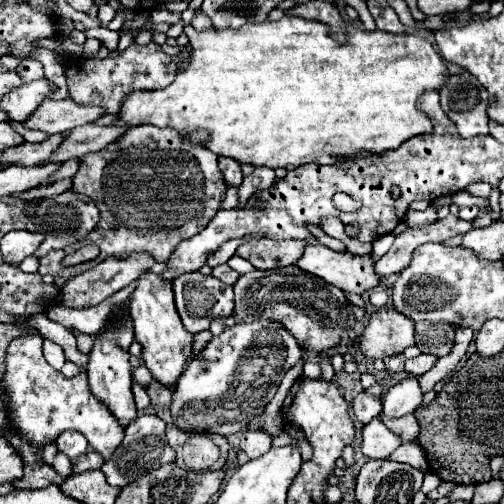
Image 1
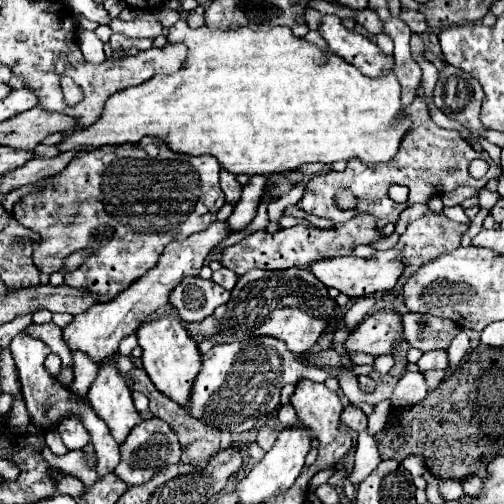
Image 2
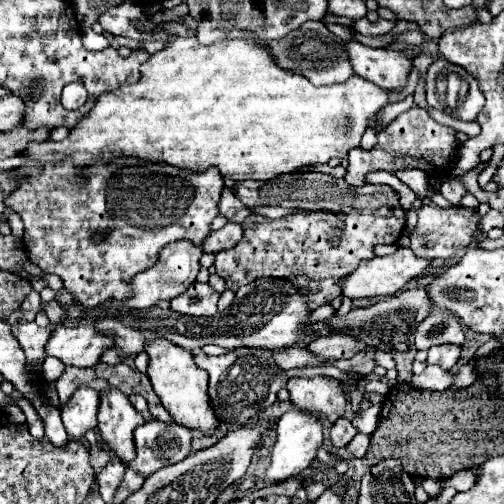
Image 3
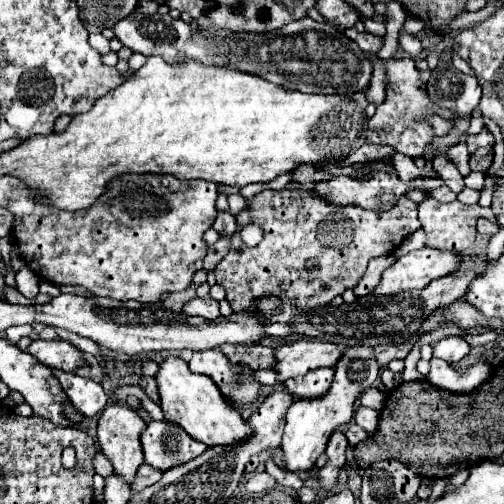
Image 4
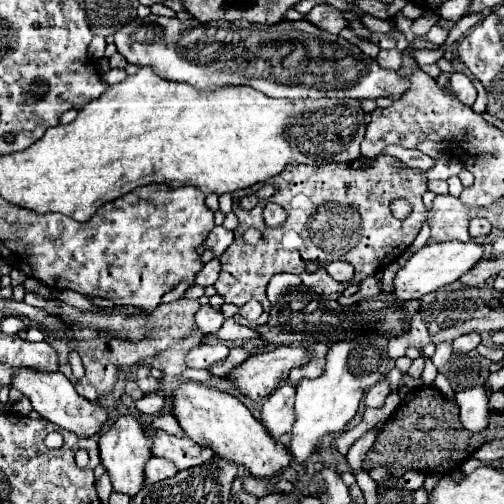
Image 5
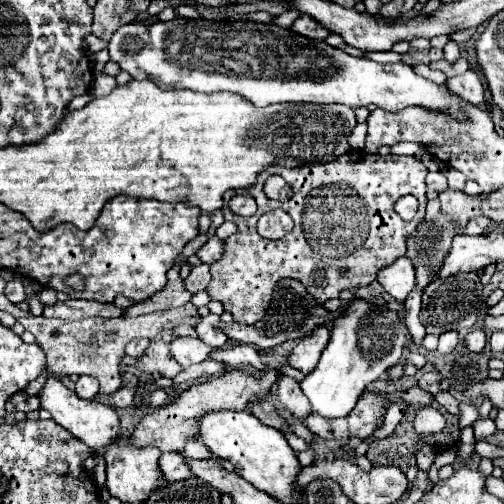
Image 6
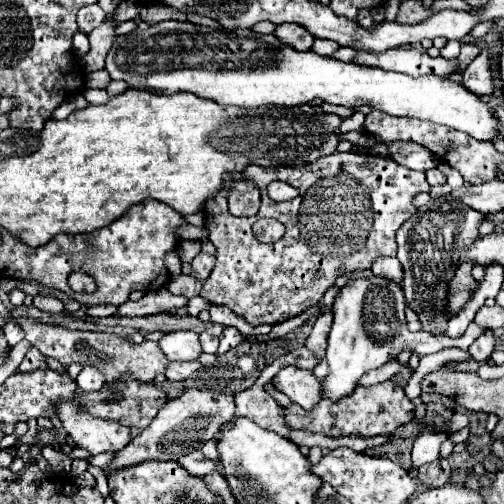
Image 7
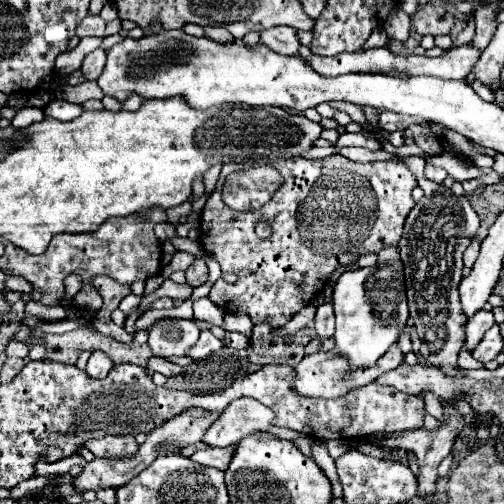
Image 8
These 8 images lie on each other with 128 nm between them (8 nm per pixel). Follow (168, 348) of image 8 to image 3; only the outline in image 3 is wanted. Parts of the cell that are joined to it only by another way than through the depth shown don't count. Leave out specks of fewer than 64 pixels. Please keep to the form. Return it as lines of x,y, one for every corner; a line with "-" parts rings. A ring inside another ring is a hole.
236,348
222,356
206,356
204,352
194,356
198,368
204,368
210,376
210,402
218,418
232,426
244,426
254,418
260,408
268,408
276,402
276,392
286,386
284,370
272,362
272,350
262,348

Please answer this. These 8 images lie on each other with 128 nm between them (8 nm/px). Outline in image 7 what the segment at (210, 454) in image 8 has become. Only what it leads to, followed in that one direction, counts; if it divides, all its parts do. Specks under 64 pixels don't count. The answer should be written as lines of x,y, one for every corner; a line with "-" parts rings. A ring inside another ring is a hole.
200,450
182,456
182,458
178,460
178,464
180,464
182,468
186,468
186,470
188,470
190,474
194,474
194,476
206,476
206,474
210,474
210,472
216,470
216,462
210,460
210,458
206,458

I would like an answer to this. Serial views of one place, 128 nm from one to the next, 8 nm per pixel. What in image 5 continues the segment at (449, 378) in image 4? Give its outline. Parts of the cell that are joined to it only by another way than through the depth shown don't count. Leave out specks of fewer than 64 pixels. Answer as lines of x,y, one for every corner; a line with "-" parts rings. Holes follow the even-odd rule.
450,342
438,344
438,346
436,346
436,352
434,352
434,356
432,356
434,366
436,366
436,368
444,366
444,362
450,358
450,354
452,354
452,344
450,344

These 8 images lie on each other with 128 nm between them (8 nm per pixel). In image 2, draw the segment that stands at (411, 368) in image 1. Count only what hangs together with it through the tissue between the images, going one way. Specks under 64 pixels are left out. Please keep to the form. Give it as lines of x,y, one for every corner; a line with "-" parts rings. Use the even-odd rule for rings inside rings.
446,350
426,352
418,360
420,372
426,372
426,370
448,370
448,366
450,366
450,362
448,362
448,352

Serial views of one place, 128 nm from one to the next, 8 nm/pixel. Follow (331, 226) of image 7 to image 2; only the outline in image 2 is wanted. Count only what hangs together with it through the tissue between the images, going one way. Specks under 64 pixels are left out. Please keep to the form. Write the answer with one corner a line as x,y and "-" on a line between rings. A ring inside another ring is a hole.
358,214
352,220
348,220
344,224
336,224
330,230
322,230
322,228
316,228
308,222
302,222
292,228
282,228
274,234
270,234
266,230
258,230
258,232
248,234
238,244
224,248
220,264
224,268
236,272
238,278
254,268
260,268
260,270
286,270
286,268
310,270
310,264
316,260
336,258
336,256
352,256
356,246
372,244
372,242
380,240
382,236
384,236
382,230
376,228
376,218
368,216
368,214

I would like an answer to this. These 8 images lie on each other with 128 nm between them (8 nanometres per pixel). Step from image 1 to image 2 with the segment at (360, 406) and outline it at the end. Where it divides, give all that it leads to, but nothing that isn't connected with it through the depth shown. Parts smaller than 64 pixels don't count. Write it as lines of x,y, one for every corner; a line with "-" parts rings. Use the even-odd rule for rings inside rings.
346,406
342,416
340,416
342,424
354,432
364,432
366,430
366,414
354,406

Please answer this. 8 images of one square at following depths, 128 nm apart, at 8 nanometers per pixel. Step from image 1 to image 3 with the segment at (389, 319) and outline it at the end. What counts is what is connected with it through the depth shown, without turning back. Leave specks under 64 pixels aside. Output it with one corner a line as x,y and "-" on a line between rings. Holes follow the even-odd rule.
332,334
332,336
322,336
314,338
306,350
312,352
320,362
334,362
334,360
348,360
360,350
364,350
366,344
358,342
352,336
346,334

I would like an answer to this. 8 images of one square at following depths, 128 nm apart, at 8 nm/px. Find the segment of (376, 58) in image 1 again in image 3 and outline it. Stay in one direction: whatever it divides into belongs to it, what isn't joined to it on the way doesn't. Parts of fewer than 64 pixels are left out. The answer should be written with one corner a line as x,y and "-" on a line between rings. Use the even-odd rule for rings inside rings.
178,36
172,44
168,44
164,50
152,54
142,64
142,78
136,84
128,84
128,86
124,86
116,92
106,92
104,96
100,96
100,100
96,100
96,108
92,108
92,112
88,112
88,116
84,116
84,120
80,120
80,124
70,130
68,138
64,138
62,142
54,142
54,140
32,142
32,144
28,144
28,148
22,154
30,156
32,160
36,160
40,164
44,164
44,162
58,164
58,162
70,160
76,168
78,166
92,166
98,160
110,162
110,160
116,160
124,154
124,156
148,160
148,162
168,162
168,164
174,164
176,168
184,168
184,170
206,170
210,166
216,166
218,172
224,178
232,178
234,182
240,182
240,180
272,180
280,174
296,172
298,168
308,166
308,164
324,164
324,162
328,162
330,158
336,158
336,156
344,158
350,148
360,146
360,138
362,138
364,130
368,128
368,118
374,116
386,104
388,104
388,92
378,88
376,84
360,78
360,76
352,76
344,84
332,84
332,86
316,88
304,76
280,70
274,64
268,48
264,44
260,44
258,40
248,40
248,38
246,40
244,38
240,38
240,40
220,40
212,46
202,46
196,36
188,36
188,38

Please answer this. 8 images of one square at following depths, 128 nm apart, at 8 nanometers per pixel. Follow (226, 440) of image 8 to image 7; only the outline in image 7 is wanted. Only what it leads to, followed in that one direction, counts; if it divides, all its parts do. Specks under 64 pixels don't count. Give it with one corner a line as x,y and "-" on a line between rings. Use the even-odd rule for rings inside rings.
256,380
248,390
236,394
236,414
230,424
234,424
234,420
240,416
254,420
264,430
278,432
280,436
286,436
290,432
284,422
282,406
264,390
264,384
260,380

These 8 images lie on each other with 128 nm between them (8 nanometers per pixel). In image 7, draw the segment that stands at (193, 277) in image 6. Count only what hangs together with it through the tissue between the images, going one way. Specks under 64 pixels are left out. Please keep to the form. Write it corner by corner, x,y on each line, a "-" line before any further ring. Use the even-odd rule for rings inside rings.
172,276
170,282
166,284
166,288
172,292
172,294
180,294
180,296
186,296
186,298
192,298
192,296
198,296
200,290
202,290
204,284
200,284
198,280
194,280
192,276

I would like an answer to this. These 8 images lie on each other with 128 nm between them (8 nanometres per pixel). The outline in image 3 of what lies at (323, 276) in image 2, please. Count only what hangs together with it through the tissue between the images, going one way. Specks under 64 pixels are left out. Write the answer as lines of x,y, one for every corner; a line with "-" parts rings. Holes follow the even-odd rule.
398,248
392,256
384,258
372,258
364,264
360,264
348,278
344,278
342,294
348,298
374,298
374,296
392,296
400,288
406,286
408,280
418,278
424,274
424,270
430,266
430,260
418,258
410,248

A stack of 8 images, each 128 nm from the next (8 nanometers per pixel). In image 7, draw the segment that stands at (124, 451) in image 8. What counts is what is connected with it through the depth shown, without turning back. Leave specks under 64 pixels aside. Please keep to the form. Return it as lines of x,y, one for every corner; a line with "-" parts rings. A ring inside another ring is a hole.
60,400
56,408
58,408
58,418
62,420
68,436
74,440
76,446
88,450
90,454
118,452
124,446
128,446
132,440
130,428
118,422
90,416
70,400

